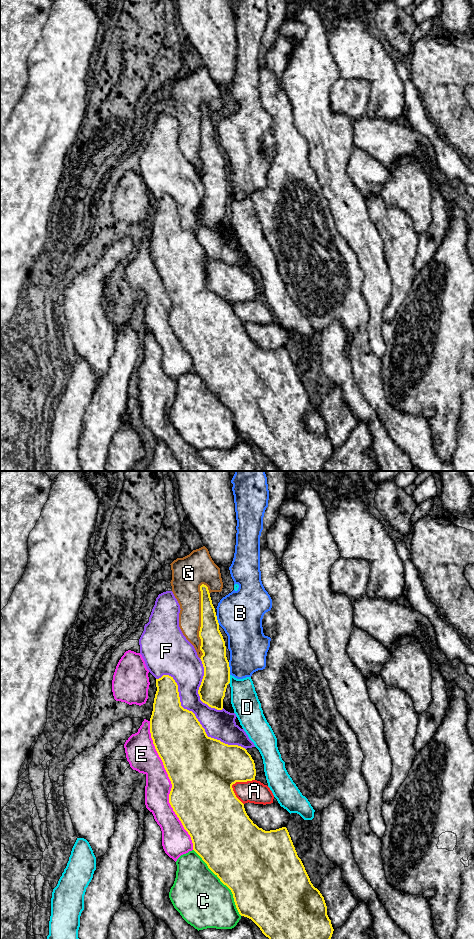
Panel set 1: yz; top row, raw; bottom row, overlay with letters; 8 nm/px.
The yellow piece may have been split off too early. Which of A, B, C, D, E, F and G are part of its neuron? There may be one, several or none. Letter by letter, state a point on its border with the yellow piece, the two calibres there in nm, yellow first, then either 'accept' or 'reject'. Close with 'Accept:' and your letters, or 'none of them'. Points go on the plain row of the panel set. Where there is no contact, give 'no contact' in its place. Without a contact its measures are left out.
A: meets yellow in yz at (233, 303); 500 nm thick on the yellow side, 180 nm on the other; reject
B: meets yellow in yz at (229, 188); 220 nm thick on the yellow side, 320 nm on the other; reject
C: meets yellow in yz at (222, 402); 500 nm thick on the yellow side, 420 nm on the other; reject
D: meets yellow in yz at (229, 199); 220 nm thick on the yellow side, 220 nm on the other; reject
E: meets yellow in yz at (172, 305); 500 nm thick on the yellow side, 200 nm on the other; reject
F: meets yellow in yz at (195, 236); 420 nm thick on the yellow side, 240 nm on the other; reject
G: meets yellow in yz at (201, 141); 190 nm thick on the yellow side, 200 nm on the other; reject
Accept: none of them

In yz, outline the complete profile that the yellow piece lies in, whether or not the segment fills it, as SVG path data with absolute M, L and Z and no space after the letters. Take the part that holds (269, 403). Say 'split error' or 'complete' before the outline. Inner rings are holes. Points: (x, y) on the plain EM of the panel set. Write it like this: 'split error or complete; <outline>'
complete; M163 195L156 199L157 211L153 223L153 231L150 238L150 253L155 269L161 278L164 288L171 301L172 308L169 314L169 323L173 331L181 341L184 349L188 352L193 363L193 370L207 384L208 388L226 405L232 412L236 428L241 436L251 439L269 458L269 462L264 466L263 471L325 471L325 464L333 454L331 440L327 435L327 426L324 417L320 411L313 406L305 387L298 377L289 352L286 347L276 350L265 351L259 348L247 335L244 324L236 317L232 305L236 302L247 302L255 300L256 289L255 283L247 270L238 265L228 265L220 260L208 257L205 249L202 247L195 234L192 231L184 229L181 226L178 205L169 195Z

